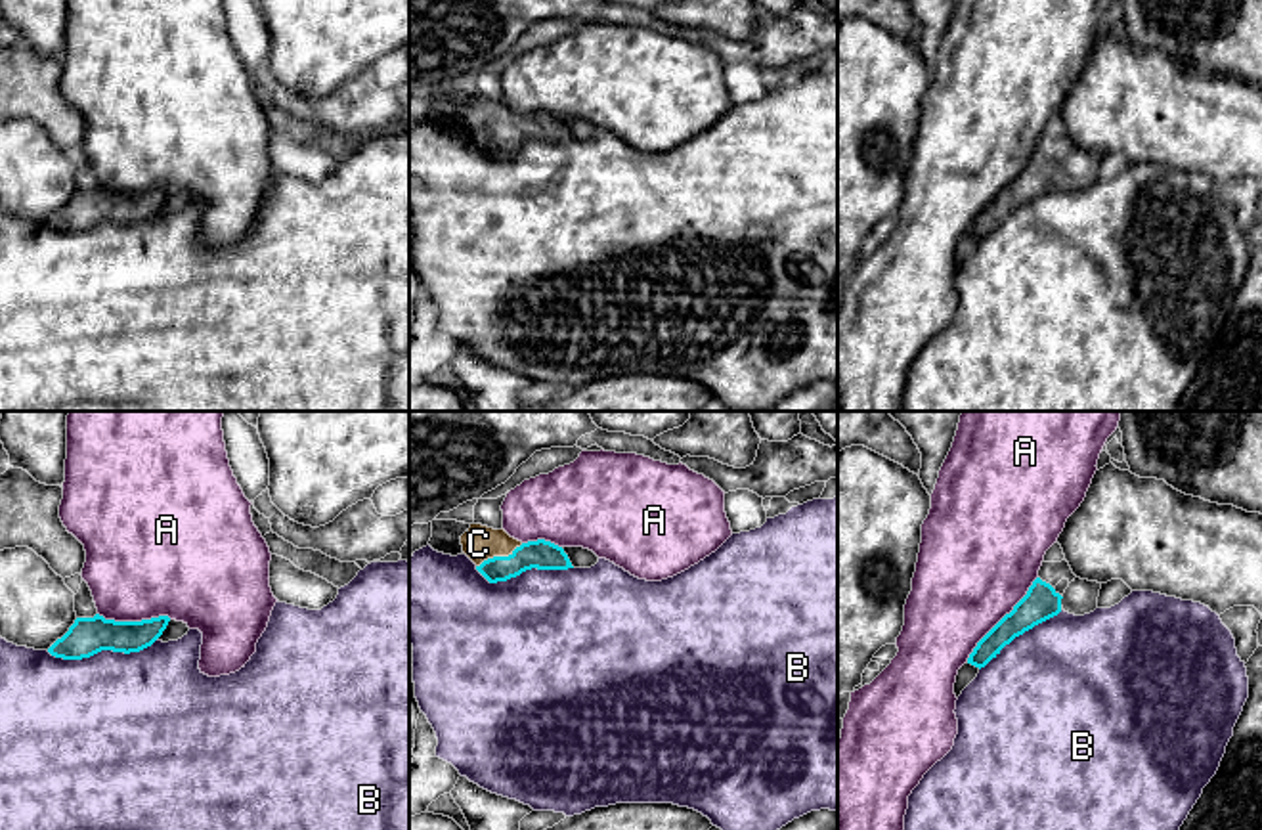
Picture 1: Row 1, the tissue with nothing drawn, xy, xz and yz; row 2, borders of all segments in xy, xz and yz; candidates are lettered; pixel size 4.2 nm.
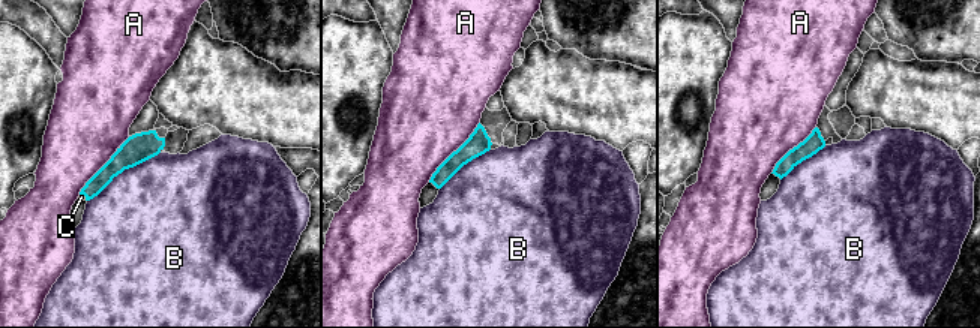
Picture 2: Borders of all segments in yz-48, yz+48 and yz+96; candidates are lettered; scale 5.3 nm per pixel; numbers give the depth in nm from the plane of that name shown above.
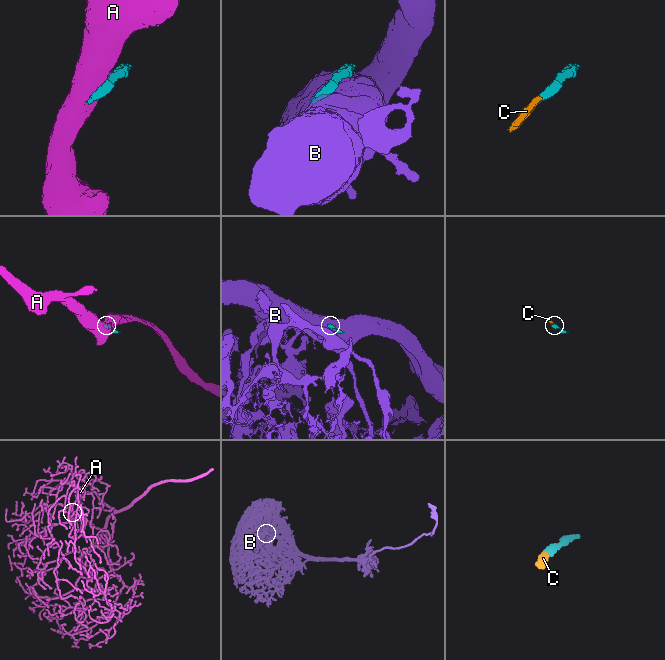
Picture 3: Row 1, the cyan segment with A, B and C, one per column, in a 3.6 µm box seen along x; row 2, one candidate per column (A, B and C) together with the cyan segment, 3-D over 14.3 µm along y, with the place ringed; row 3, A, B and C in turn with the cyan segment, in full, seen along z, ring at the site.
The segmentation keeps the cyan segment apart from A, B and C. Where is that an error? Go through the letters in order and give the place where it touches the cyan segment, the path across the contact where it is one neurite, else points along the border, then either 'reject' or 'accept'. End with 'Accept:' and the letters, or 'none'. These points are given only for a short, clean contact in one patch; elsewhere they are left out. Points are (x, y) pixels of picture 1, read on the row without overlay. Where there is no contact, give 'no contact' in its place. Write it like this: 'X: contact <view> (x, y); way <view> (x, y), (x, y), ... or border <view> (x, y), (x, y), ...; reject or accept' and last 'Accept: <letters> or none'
A: contact yz (1002, 190); reject
B: contact xy (102, 220); reject
C: contact xz (500, 129); way xz (543, 127), (500, 129), (478, 115); accept
Accept: C

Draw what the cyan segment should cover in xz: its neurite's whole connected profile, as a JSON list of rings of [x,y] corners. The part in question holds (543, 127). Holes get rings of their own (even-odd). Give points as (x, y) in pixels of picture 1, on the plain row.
[[[470,96],[461,107],[461,117],[463,124],[490,155],[507,153],[532,140],[574,140],[562,119],[545,111],[522,115],[503,99],[493,101],[482,96]]]

